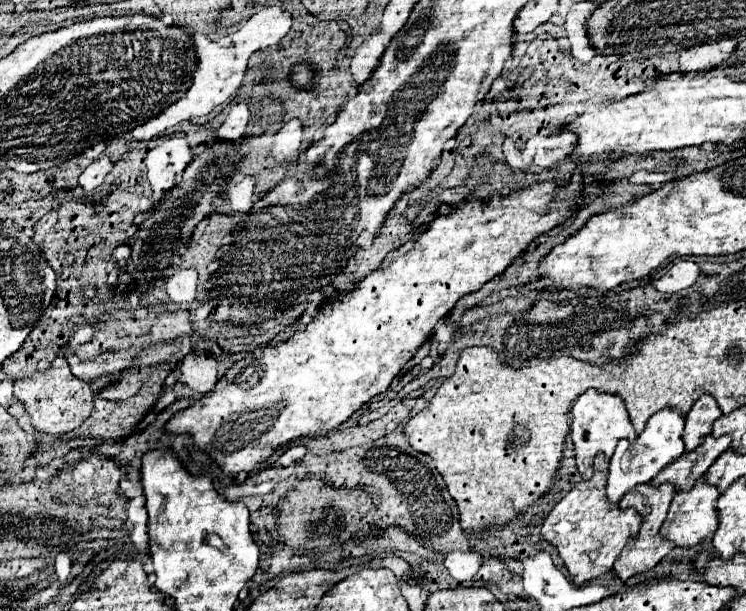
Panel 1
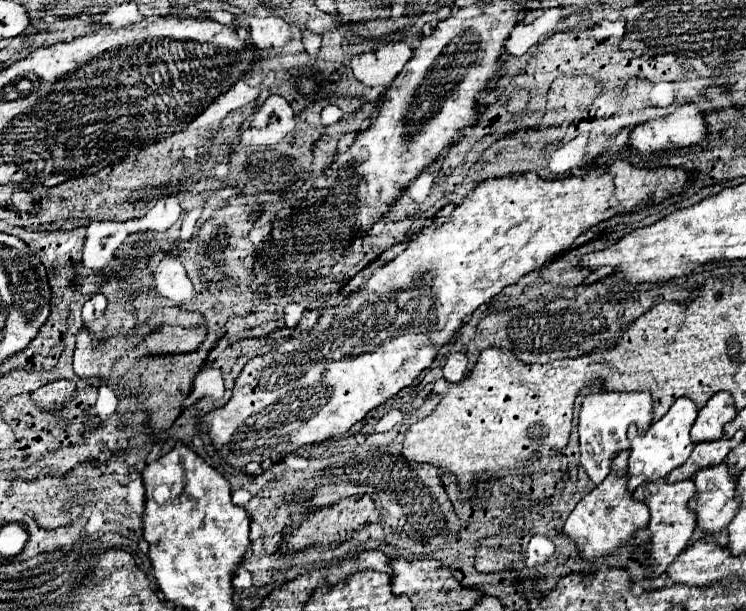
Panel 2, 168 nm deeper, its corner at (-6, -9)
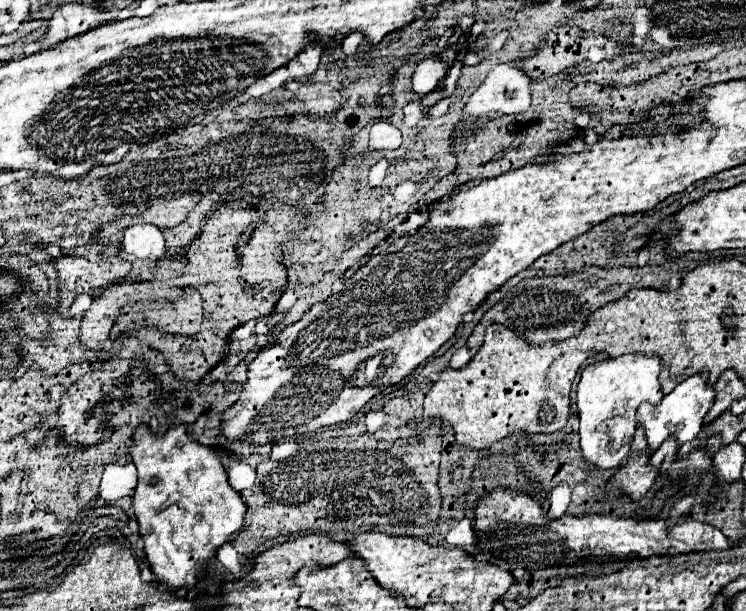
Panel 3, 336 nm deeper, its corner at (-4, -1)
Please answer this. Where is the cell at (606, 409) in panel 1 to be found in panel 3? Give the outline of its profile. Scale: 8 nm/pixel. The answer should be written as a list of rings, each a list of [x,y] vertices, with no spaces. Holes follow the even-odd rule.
[[[627,354],[621,358],[607,358],[589,364],[577,386],[579,408],[579,436],[581,450],[589,464],[599,468],[617,468],[631,448],[631,440],[637,428],[635,412],[643,400],[659,402],[663,390],[659,384],[661,360],[655,354]]]

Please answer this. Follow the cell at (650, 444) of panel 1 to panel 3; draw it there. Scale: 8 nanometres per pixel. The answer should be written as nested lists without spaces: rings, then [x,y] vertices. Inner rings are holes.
[[[699,372],[699,374],[683,380],[679,386],[675,386],[673,392],[663,396],[663,400],[659,404],[645,402],[643,406],[639,406],[637,422],[639,422],[639,426],[645,428],[651,452],[655,452],[663,444],[663,440],[667,440],[669,436],[675,436],[679,444],[691,442],[691,440],[695,440],[695,436],[699,436],[701,426],[703,426],[703,416],[709,412],[709,408],[715,400],[715,388],[707,382],[707,378],[709,378],[707,372]]]

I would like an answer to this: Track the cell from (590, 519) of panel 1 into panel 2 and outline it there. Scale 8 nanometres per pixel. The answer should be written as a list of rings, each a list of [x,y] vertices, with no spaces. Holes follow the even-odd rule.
[[[627,450],[613,458],[609,476],[595,490],[591,490],[587,496],[583,496],[577,502],[577,506],[573,508],[573,512],[569,514],[569,518],[563,526],[563,534],[567,534],[575,542],[581,558],[585,558],[587,562],[613,554],[637,530],[641,530],[649,522],[647,504],[633,500],[631,492],[627,492],[625,470],[627,470]]]

